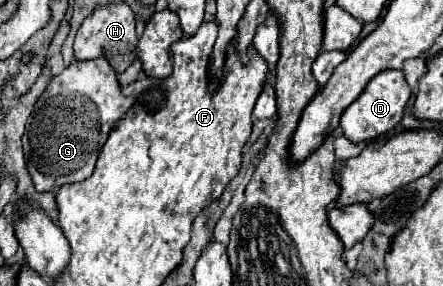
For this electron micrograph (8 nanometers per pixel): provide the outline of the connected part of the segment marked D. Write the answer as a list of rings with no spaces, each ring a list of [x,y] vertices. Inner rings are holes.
[[[386,69],[386,71],[378,73],[376,77],[372,77],[372,81],[366,85],[366,89],[360,93],[360,97],[342,113],[340,127],[342,127],[344,135],[350,141],[360,143],[360,141],[372,141],[372,139],[384,135],[386,131],[394,129],[402,119],[402,113],[404,113],[404,107],[406,107],[410,95],[412,95],[412,91],[410,91],[410,85],[406,83],[402,71]]]

